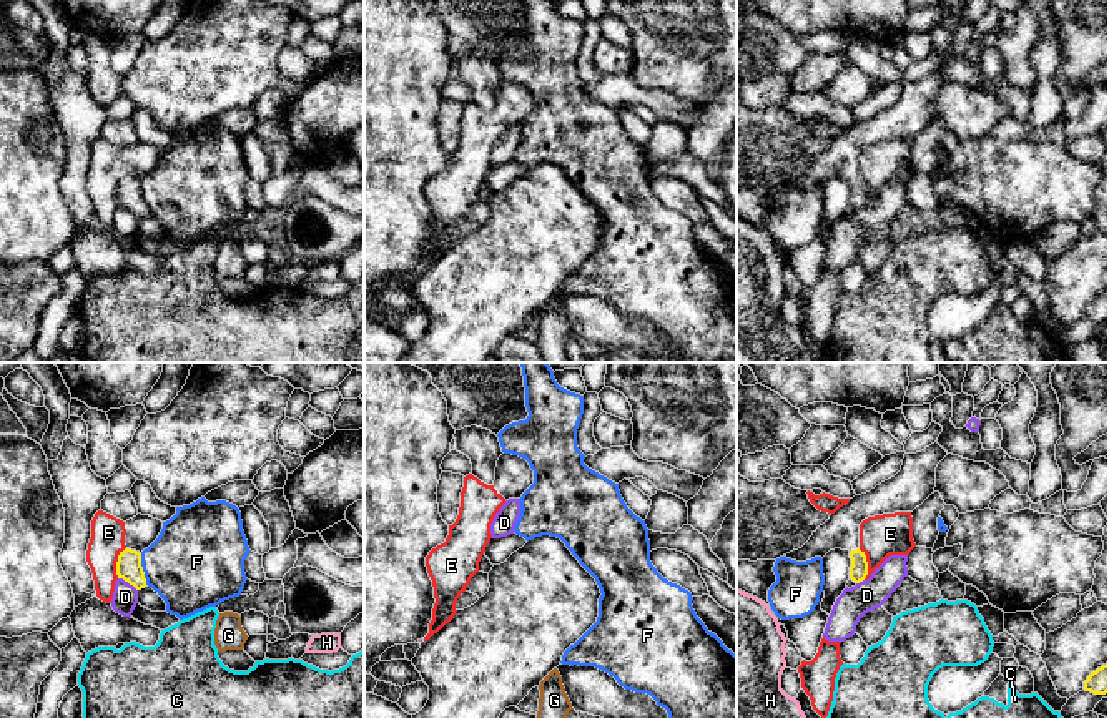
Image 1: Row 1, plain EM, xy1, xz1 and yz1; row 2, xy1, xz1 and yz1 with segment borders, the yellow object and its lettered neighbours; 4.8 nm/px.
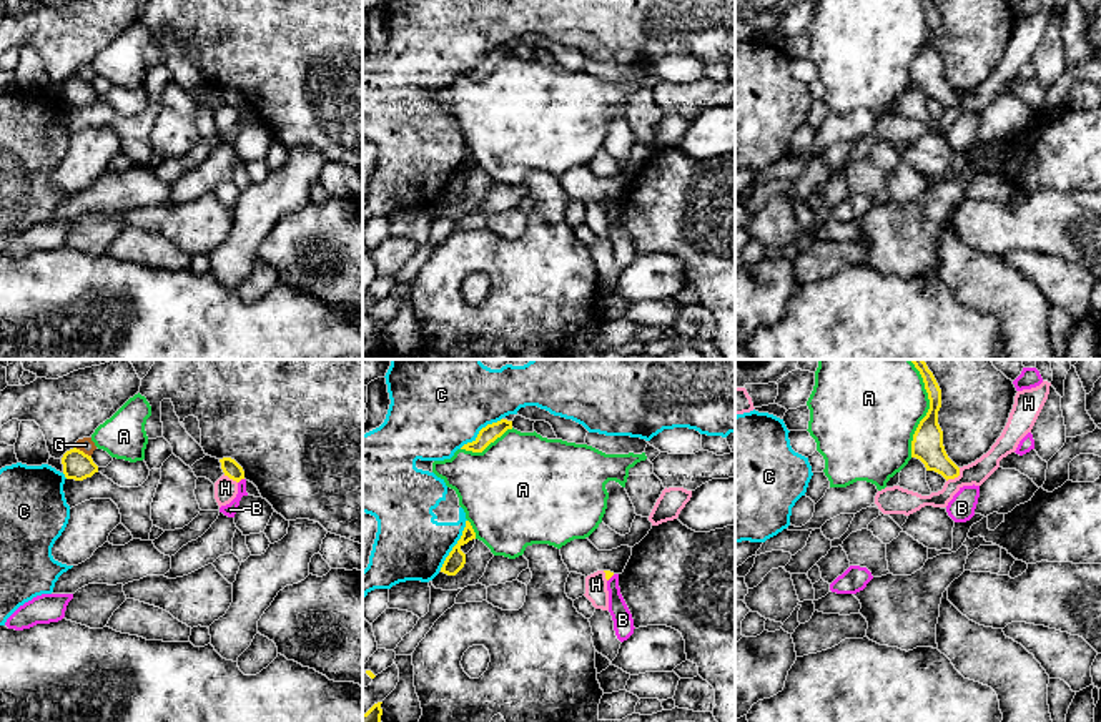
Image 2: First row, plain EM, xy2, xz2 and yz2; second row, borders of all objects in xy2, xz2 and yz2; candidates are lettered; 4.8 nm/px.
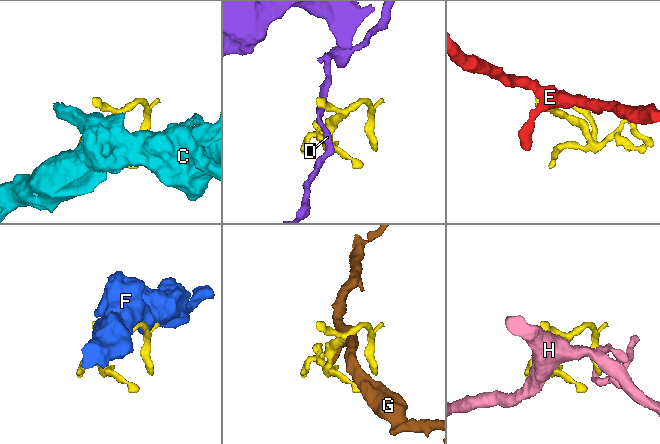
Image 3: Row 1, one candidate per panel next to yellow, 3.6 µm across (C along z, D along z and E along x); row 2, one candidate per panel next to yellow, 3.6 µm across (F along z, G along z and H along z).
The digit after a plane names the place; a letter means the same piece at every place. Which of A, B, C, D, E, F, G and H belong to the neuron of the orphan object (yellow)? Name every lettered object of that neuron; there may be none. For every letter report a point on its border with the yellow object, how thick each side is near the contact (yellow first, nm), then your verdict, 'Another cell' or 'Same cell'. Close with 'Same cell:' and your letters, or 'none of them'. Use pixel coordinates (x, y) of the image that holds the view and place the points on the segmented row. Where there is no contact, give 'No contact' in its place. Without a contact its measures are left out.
A: Touches yellow at yz2 (930, 408). Thickness 150 nm (yellow) against 440 nm. Another cell
B: Touches yellow at xy2 (240, 479). Thickness 80 nm (yellow) against 60 nm. Another cell
C: Touches yellow at xz2 (456, 544). Thickness 90 nm (yellow) against 340 nm. Another cell
D: Touches yellow at xy1 (128, 582). Thickness 130 nm (yellow) against 130 nm. Another cell
E: Touches yellow at yz1 (867, 564). Thickness 90 nm (yellow) against 200 nm. Another cell
F: Touches yellow at xy1 (142, 569). Thickness 130 nm (yellow) against 440 nm. Another cell
G: Touches yellow at xy2 (82, 451). Thickness 140 nm (yellow) against 70 nm. Another cell
H: Touches yellow at yz2 (955, 476). Thickness 150 nm (yellow) against 110 nm. Another cell
Same cell: none of them

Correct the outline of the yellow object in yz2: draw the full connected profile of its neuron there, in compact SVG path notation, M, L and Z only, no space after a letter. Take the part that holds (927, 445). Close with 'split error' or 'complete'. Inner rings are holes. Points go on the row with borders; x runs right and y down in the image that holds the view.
M910 359L920 371L930 399L930 409L920 421L913 441L911 457L920 459L926 471L941 474L946 481L960 476L960 467L948 457L943 446L943 431L938 424L941 389L923 359Z; complete

